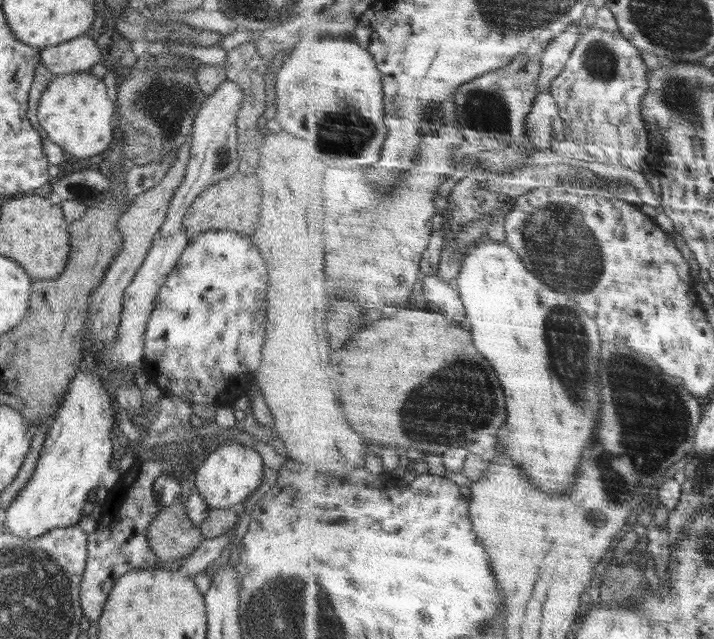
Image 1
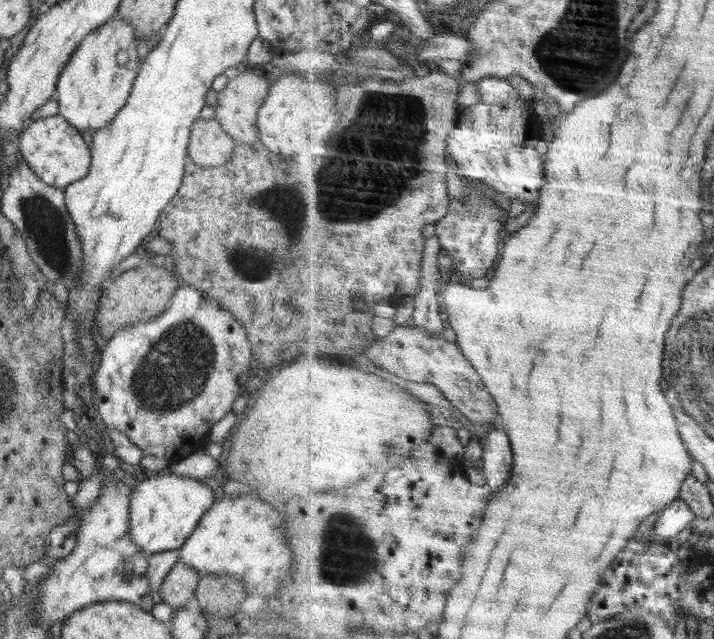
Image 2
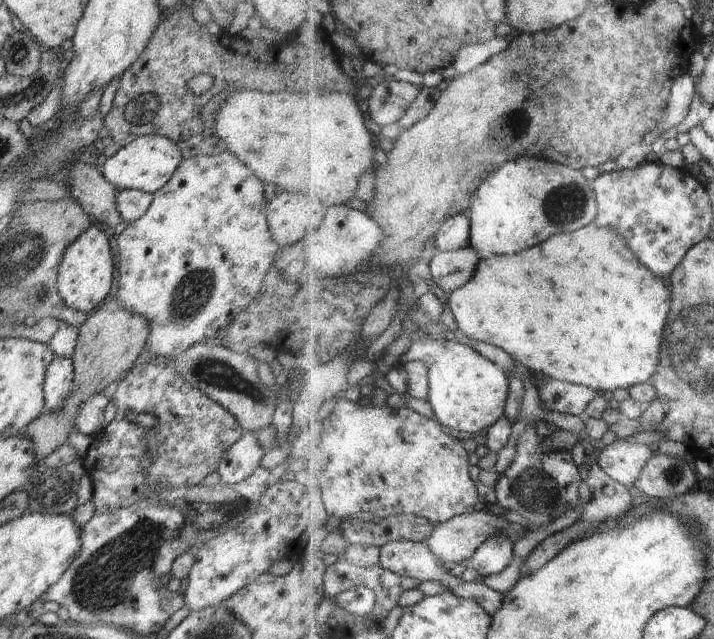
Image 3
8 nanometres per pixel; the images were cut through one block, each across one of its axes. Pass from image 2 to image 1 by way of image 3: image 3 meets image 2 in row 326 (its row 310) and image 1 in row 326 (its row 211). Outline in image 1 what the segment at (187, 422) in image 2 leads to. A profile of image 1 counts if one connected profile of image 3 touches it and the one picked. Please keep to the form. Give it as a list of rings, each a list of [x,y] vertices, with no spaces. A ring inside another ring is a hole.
[[[210,230],[200,233],[188,244],[188,247],[180,256],[176,267],[168,274],[164,286],[158,290],[158,296],[154,300],[154,308],[150,312],[151,318],[147,325],[146,335],[144,335],[144,360],[142,360],[142,368],[145,374],[155,381],[163,394],[176,395],[191,404],[208,403],[214,406],[222,406],[224,403],[234,403],[241,396],[247,395],[252,388],[252,383],[255,382],[254,372],[260,366],[262,358],[261,350],[265,341],[267,328],[267,290],[268,271],[266,263],[262,259],[251,235],[232,230],[218,230],[216,232]]]

